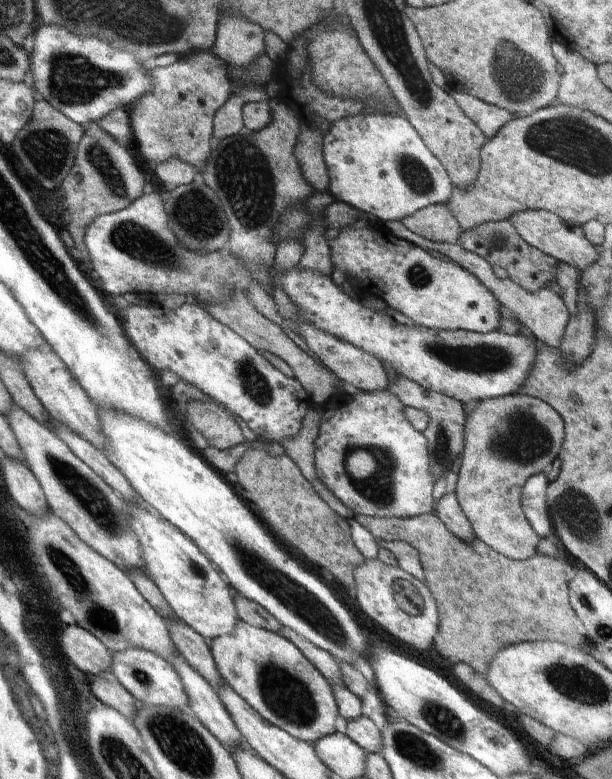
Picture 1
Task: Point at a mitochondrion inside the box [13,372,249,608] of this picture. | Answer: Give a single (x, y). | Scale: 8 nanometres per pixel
(85, 492)

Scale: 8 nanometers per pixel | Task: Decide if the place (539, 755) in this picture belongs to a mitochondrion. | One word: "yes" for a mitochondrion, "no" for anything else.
no

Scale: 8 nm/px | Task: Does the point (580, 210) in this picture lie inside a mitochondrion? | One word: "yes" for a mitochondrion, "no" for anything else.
no

